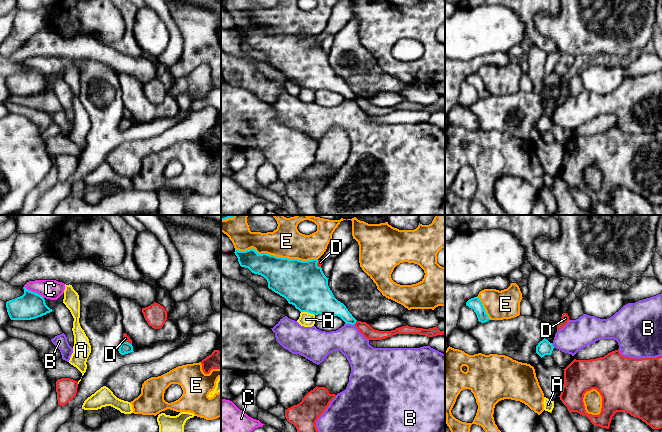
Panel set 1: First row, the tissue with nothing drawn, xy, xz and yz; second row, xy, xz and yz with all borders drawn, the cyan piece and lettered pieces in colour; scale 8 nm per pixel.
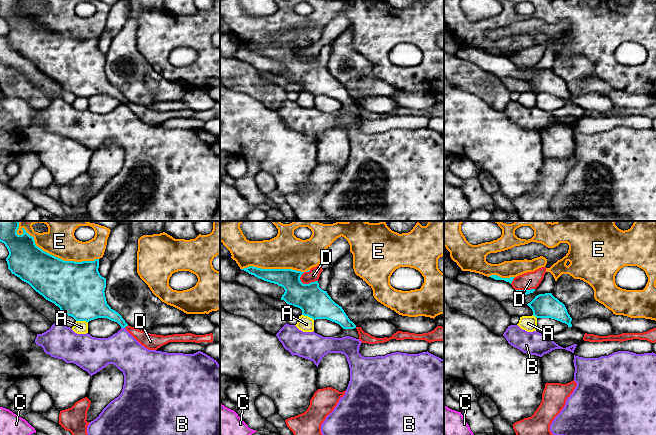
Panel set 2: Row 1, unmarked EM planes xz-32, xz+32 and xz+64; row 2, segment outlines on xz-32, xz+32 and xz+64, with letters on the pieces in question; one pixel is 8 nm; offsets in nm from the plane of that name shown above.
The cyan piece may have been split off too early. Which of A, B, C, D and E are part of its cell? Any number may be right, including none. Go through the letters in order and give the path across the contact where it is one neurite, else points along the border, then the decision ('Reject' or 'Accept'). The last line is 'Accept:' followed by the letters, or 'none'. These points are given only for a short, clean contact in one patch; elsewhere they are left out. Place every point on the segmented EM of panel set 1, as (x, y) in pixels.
A: Reject
B: Boundary: xz (345, 322), (353, 325). Reject
C: Reject
D: Reject
E: Reject
Accept: none

